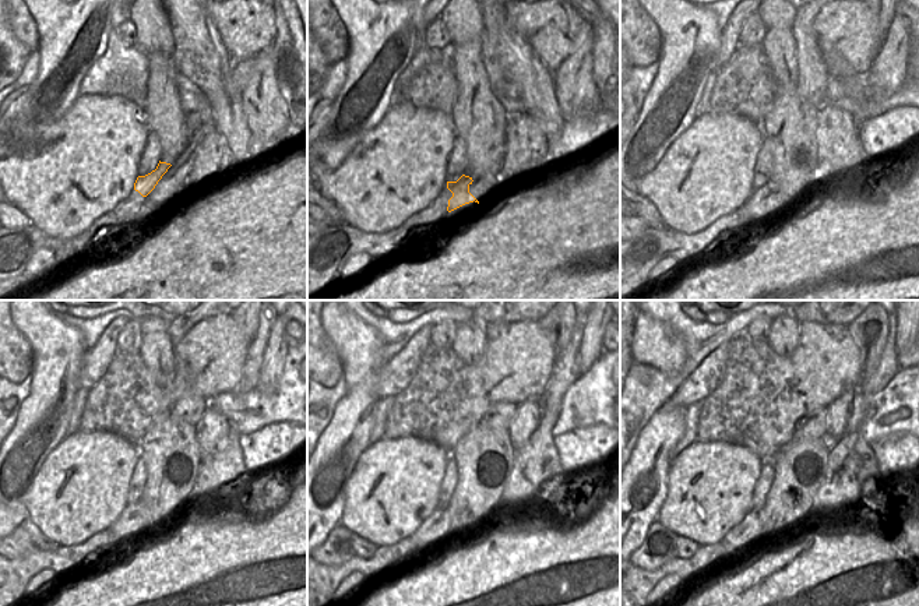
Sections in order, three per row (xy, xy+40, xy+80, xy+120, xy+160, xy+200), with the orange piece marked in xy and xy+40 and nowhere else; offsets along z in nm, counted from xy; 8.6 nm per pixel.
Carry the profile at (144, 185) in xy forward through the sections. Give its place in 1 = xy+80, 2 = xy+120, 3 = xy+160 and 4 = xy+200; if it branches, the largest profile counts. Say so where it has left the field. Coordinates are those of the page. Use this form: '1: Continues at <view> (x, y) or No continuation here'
1: Continues at xy+80 (763, 203)
2: Continues at xy+120 (133, 518)
3: Continues at xy+160 (436, 528)
4: Continues at xy+200 (746, 534)

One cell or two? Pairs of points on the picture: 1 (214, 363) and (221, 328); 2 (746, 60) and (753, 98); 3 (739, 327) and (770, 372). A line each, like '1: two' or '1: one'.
1: one
2: one
3: two

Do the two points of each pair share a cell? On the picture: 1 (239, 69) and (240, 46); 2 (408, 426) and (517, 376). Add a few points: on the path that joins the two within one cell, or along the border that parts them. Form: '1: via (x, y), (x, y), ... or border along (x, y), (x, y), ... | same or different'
1: border along (256, 55), (233, 62) | different
2: via (435, 407), (449, 397), (490, 381) | same

